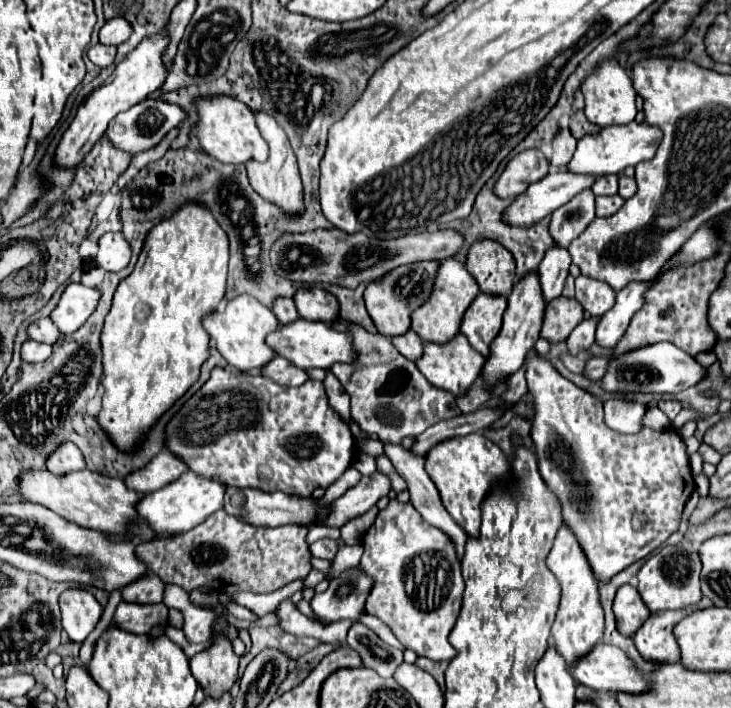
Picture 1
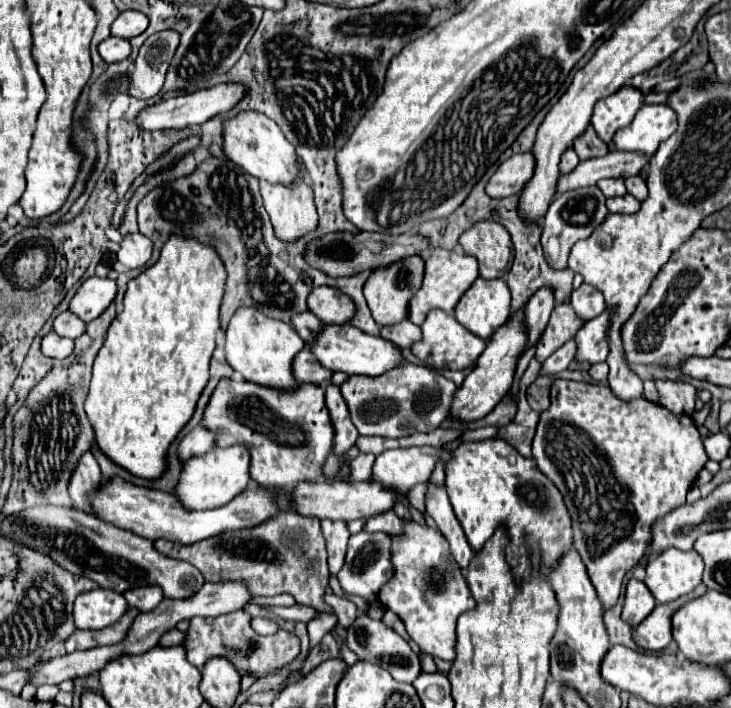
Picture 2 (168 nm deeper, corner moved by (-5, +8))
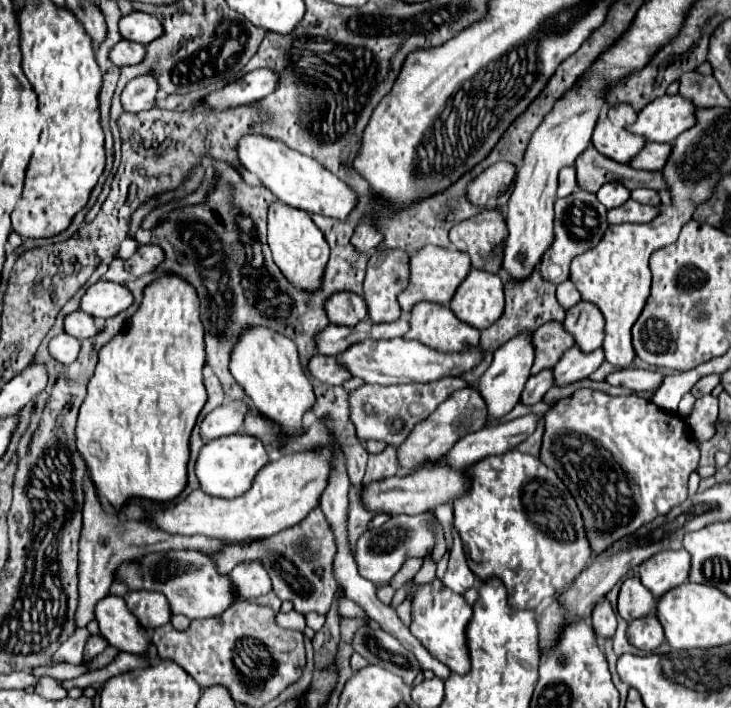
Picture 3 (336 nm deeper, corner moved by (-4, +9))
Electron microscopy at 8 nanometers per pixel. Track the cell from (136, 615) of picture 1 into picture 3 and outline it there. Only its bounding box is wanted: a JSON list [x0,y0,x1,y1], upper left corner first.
[83,635,107,659]

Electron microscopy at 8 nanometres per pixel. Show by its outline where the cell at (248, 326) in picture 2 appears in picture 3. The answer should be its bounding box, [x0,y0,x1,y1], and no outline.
[231,325,315,435]

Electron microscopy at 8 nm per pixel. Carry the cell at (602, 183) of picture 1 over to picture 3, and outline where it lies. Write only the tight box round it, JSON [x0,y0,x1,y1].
[597,183,629,209]

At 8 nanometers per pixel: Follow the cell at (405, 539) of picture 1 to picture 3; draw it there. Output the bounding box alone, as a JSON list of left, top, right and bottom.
[403,577,471,673]

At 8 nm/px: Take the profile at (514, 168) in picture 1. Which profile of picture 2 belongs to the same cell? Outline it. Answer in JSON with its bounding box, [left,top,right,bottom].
[486,152,534,198]

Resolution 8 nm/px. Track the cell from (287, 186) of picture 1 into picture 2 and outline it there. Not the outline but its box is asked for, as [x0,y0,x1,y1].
[260,180,318,244]

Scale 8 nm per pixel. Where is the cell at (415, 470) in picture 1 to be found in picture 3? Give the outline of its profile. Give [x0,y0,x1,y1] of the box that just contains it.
[443,527,475,595]

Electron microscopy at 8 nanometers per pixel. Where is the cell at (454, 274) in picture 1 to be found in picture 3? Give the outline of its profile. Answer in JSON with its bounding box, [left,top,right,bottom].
[399,245,471,313]

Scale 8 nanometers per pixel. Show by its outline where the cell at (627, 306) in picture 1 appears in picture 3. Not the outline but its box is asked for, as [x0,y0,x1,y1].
[553,345,603,385]

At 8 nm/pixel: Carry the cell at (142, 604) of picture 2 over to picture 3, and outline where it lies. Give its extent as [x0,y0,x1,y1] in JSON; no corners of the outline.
[125,591,171,629]

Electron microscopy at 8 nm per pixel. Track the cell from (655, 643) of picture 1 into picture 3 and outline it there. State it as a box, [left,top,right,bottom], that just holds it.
[627,613,665,651]

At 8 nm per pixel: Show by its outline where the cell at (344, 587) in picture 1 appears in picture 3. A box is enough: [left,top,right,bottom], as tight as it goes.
[355,513,433,585]

